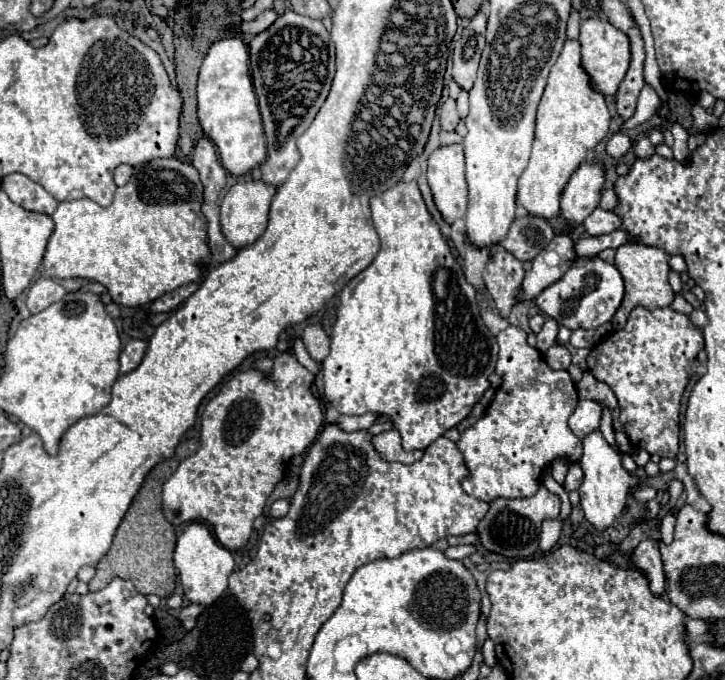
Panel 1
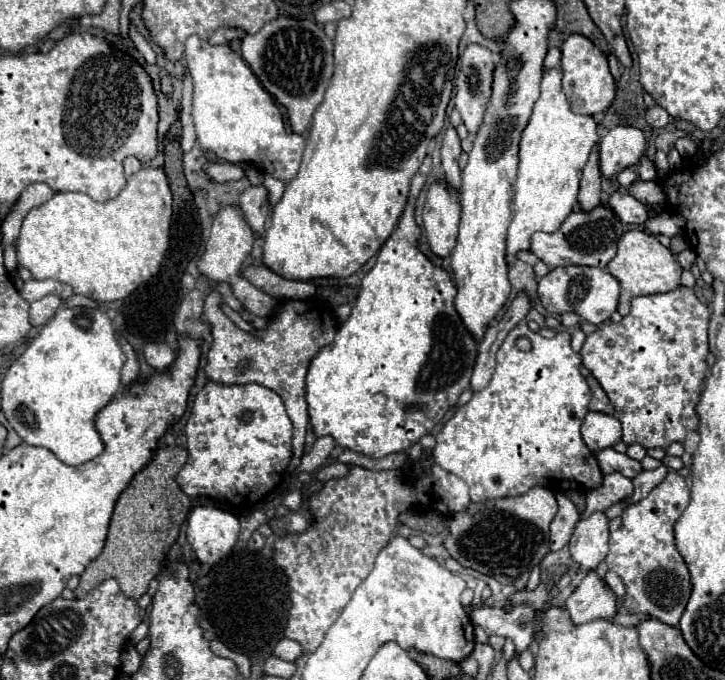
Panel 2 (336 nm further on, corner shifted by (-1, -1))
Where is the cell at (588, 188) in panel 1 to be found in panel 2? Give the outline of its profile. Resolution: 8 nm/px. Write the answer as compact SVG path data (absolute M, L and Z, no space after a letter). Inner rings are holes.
M615 126L599 142L599 166L605 178L639 162L645 152L645 136L635 126Z

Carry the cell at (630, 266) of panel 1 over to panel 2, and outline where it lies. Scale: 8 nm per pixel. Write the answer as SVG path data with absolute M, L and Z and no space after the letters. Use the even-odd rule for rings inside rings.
M629 230L621 236L617 246L617 256L607 264L607 270L619 280L621 284L621 298L619 298L619 314L627 316L631 300L635 296L643 294L659 294L659 292L671 292L679 286L681 278L681 266L671 254L667 246L663 246L653 234L645 230Z

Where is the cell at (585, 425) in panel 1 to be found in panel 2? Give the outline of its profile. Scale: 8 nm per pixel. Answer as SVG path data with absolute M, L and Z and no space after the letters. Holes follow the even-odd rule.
M589 412L583 420L581 434L591 452L601 452L621 440L621 422L609 414Z

